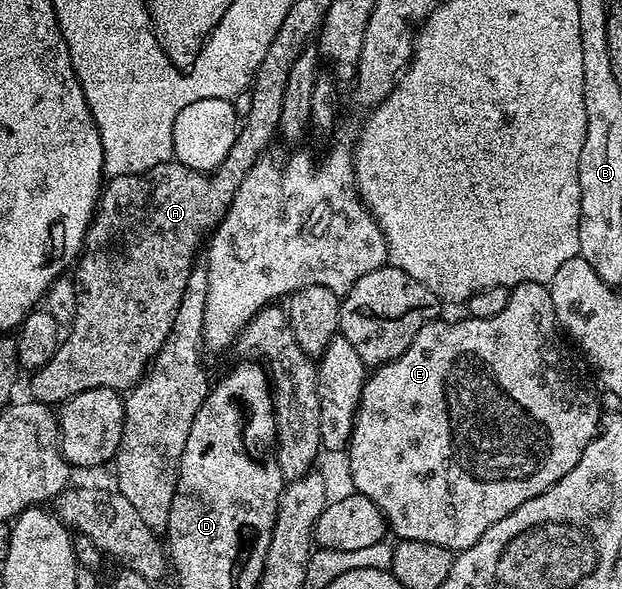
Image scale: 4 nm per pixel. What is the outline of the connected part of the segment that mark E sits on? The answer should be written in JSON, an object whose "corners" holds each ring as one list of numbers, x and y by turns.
{"corners":[[536,282,518,284,515,288,509,289,510,297,500,310,492,318,465,318,458,320,455,324,449,324,445,318,434,320,431,324,426,324,412,338,412,346,387,364,377,365,367,375,366,385,360,398,358,414,354,419,354,429,348,449,350,456,350,480,353,491,364,494,376,502,376,506,381,510,382,516,386,519,389,531,395,532,398,540,411,540,412,542,432,542,436,546,449,548,451,552,457,554,468,546,472,546,500,518,512,514,524,502,544,494,564,474,580,462,580,454,592,442,592,438,602,423,603,405,598,405,598,396,586,385,586,380,574,369,574,360,570,357,568,349,562,345,564,341,563,333,558,326,556,310,552,306,552,294,549,287]]}

